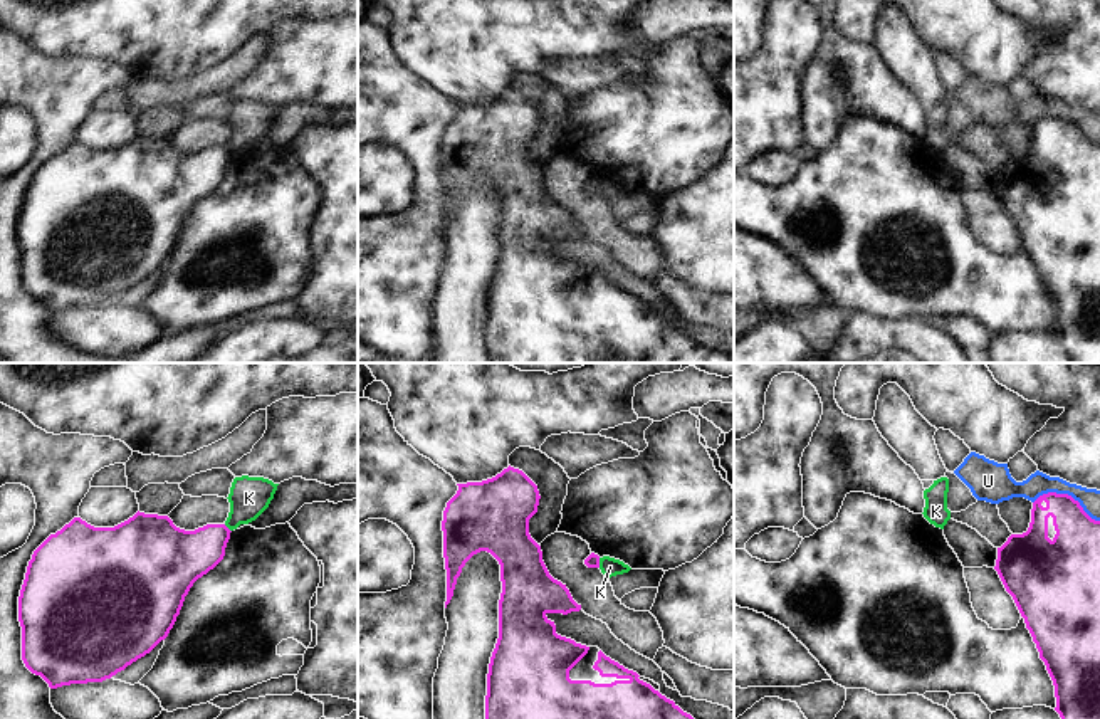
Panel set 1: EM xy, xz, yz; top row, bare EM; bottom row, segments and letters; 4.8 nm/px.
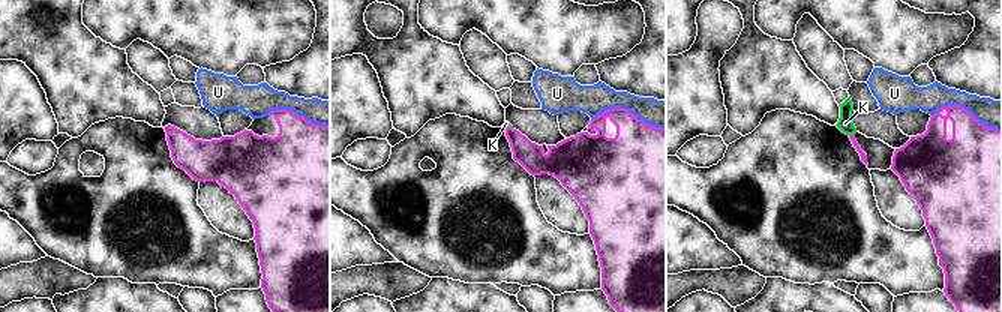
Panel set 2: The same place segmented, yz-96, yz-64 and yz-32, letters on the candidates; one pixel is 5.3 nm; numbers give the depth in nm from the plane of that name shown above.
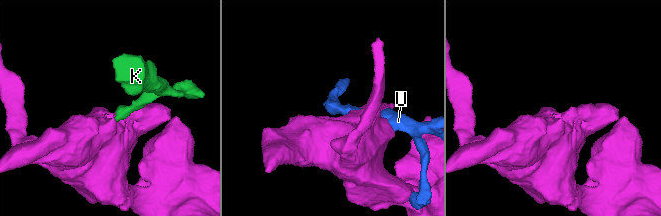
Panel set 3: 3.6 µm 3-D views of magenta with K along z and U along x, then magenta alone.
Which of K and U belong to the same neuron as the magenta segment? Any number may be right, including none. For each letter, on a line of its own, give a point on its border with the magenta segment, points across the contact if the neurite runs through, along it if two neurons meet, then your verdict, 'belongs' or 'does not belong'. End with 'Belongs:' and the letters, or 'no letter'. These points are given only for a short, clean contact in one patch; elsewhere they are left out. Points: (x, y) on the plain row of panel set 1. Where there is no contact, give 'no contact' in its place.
K: xz (598, 187) | along xz (598, 182), (600, 190) | does not belong
U: yz (1067, 118) | does not belong
Belongs: no letter

